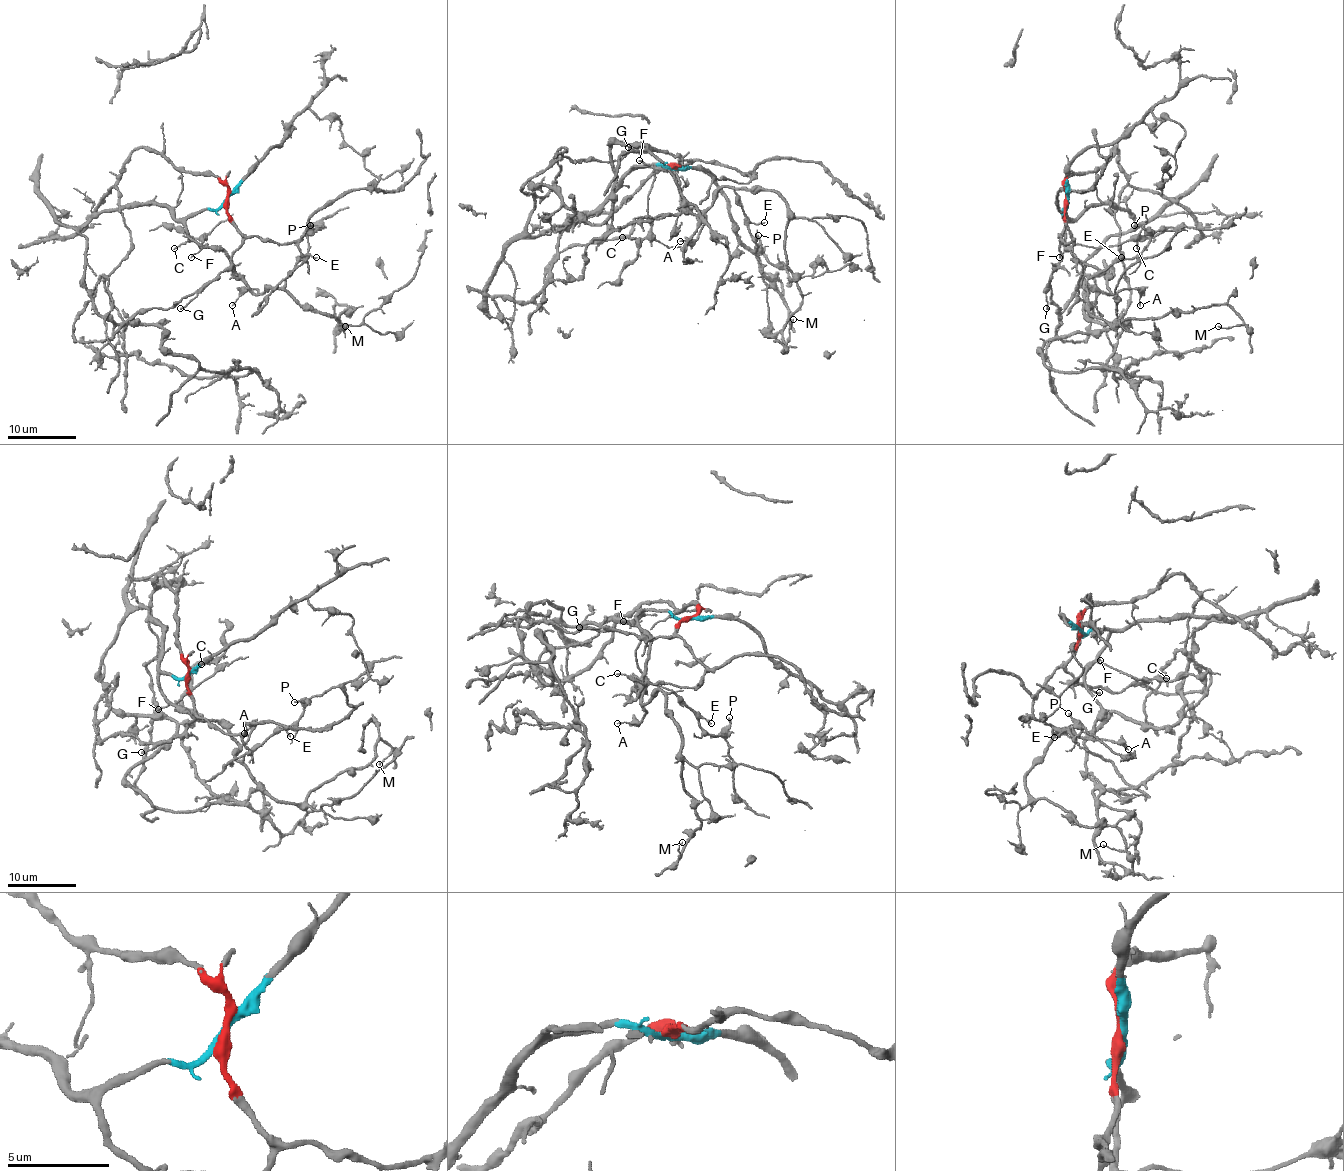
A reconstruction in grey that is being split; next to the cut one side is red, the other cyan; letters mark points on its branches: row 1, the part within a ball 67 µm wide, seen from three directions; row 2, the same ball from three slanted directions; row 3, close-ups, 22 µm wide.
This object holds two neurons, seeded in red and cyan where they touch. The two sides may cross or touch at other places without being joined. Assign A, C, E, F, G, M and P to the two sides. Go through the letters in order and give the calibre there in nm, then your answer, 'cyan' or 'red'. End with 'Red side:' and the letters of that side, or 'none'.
A: 100 nm thick; cyan
C: 110 nm thick; cyan
E: 110 nm thick; cyan
F: 100 nm thick; cyan
G: 150 nm thick; red
M: 100 nm thick; cyan
P: 170 nm thick; cyan
Red side: G

